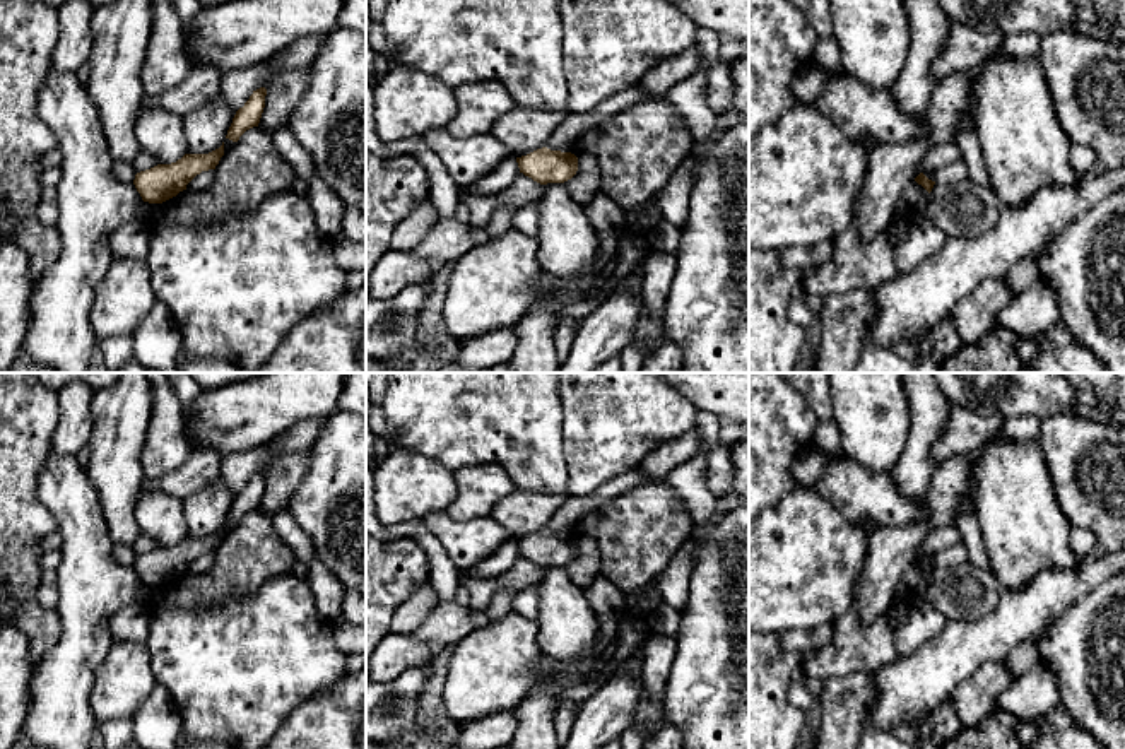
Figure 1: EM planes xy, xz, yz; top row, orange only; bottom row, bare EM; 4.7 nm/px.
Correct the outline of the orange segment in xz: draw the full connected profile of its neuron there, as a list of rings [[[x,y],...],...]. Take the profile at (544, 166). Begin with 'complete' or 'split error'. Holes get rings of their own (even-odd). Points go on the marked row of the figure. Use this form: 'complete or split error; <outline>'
complete; [[[537,149],[527,156],[516,157],[520,173],[540,185],[564,183],[578,171],[578,157],[571,152]]]

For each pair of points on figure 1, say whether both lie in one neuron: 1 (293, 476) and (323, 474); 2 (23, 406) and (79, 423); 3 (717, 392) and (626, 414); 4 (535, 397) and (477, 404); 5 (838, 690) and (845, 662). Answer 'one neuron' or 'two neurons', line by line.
1: two neurons
2: two neurons
3: two neurons
4: one neuron
5: two neurons

